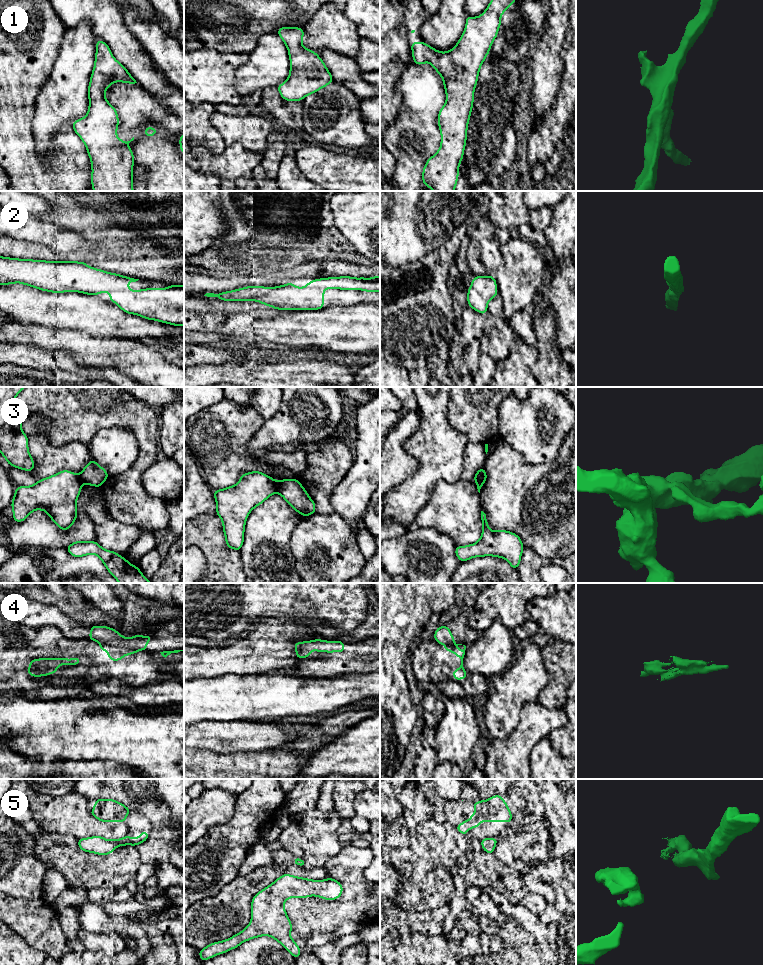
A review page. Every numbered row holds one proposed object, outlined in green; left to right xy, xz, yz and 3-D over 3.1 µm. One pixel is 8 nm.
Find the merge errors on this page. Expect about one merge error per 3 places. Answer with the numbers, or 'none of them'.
3, 4

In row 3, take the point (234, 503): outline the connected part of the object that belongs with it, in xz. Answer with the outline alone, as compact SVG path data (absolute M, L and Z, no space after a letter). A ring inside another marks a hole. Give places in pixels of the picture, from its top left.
M259 471L244 473L237 484L214 490L216 514L222 520L228 548L240 551L249 513L276 490L277 480Z

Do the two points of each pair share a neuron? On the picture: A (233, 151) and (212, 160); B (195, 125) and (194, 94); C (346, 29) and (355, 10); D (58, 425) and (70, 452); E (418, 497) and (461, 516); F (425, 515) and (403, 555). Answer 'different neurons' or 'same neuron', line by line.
A: same neuron
B: different neurons
C: different neurons
D: different neurons
E: different neurons
F: different neurons

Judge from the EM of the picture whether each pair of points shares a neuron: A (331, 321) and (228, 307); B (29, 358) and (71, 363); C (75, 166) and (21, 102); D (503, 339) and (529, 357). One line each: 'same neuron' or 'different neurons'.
A: different neurons
B: same neuron
C: same neuron
D: different neurons

